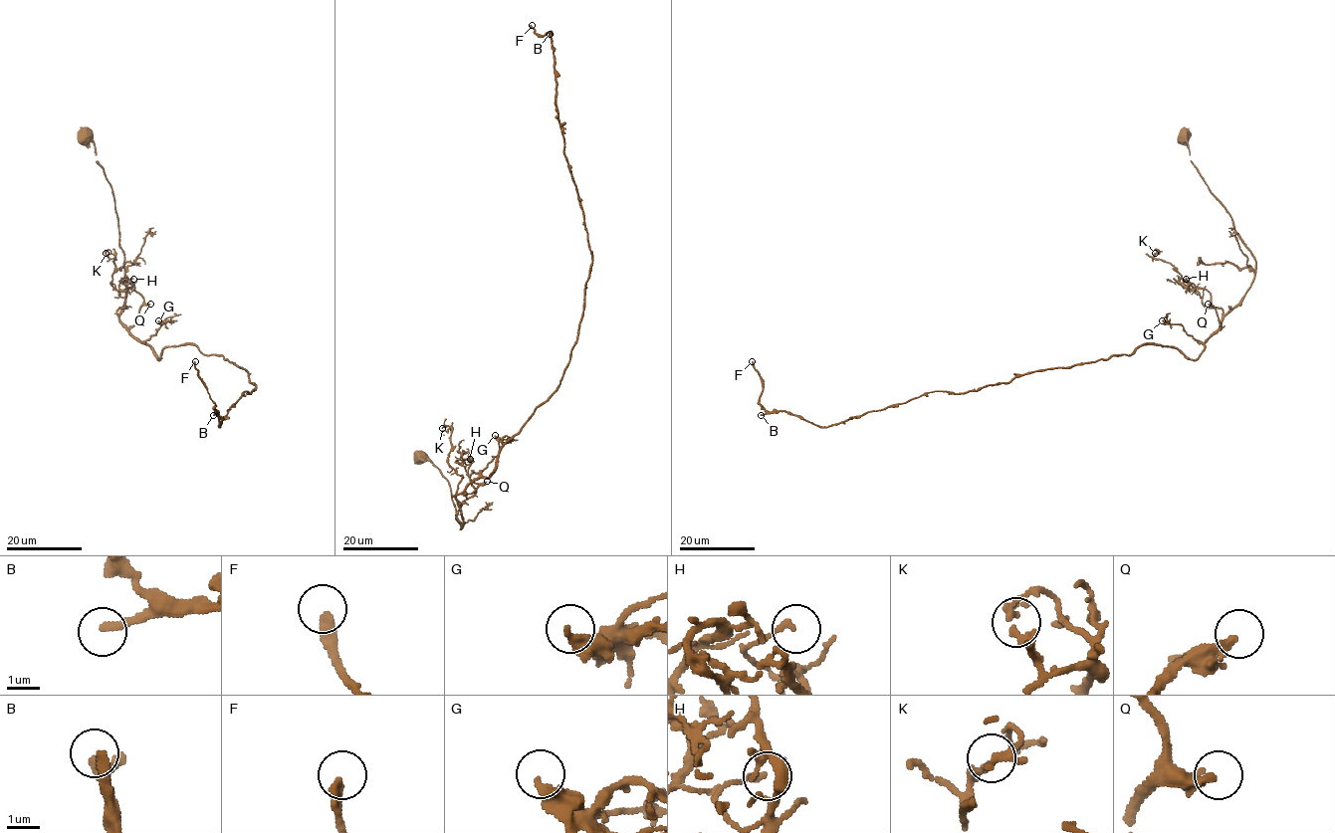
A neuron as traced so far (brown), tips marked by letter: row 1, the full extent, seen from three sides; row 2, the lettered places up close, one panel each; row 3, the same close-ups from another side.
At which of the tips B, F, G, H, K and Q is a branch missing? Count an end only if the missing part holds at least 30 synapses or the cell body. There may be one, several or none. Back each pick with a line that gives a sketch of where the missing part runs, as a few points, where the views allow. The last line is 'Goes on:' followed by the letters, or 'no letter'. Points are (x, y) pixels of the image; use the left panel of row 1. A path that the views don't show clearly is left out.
F: missing branch runs (195, 361), (170, 300), (170, 259), (131, 233), (132, 135), (125, 117), (144, 115), (155, 98), (124, 78)
Goes on: B, F

